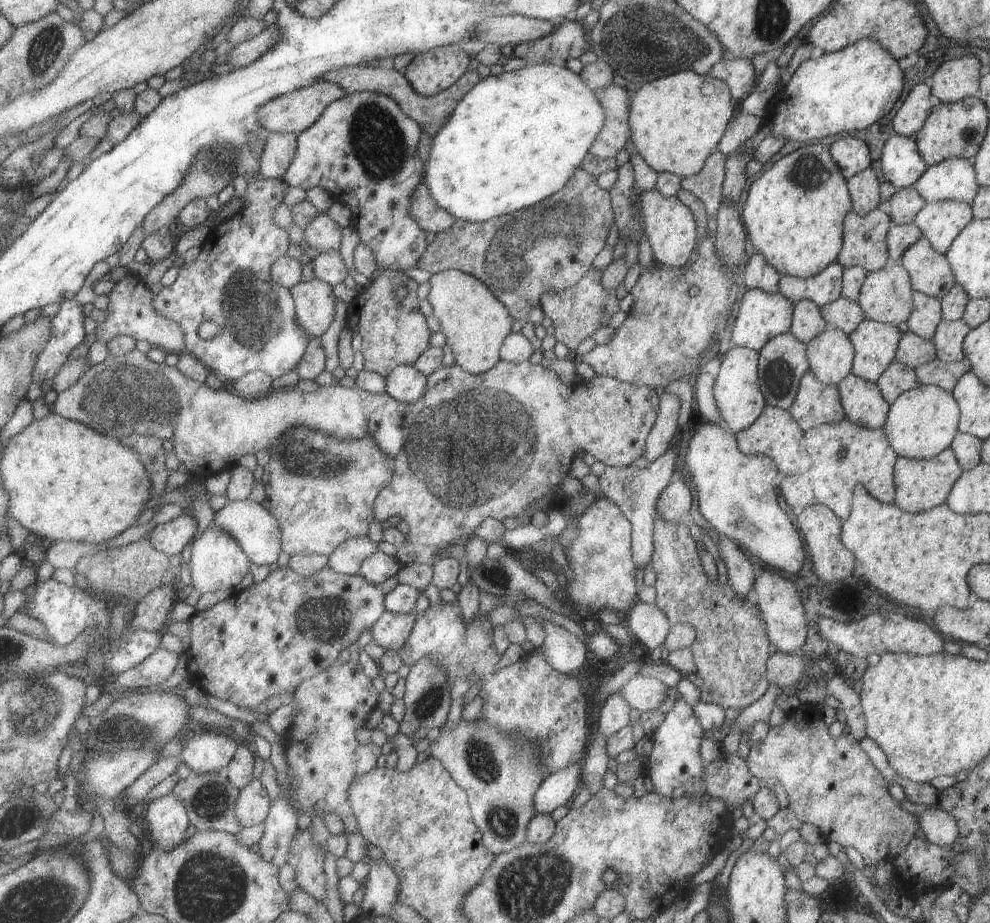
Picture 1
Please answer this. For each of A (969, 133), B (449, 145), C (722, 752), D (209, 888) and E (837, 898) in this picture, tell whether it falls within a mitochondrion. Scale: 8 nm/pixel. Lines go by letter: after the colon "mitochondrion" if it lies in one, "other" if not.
A: mitochondrion
B: other
C: other
D: mitochondrion
E: other

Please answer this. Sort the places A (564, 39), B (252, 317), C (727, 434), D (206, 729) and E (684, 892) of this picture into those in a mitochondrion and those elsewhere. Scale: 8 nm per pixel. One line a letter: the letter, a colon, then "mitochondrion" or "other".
A: other
B: mitochondrion
C: other
D: other
E: other

